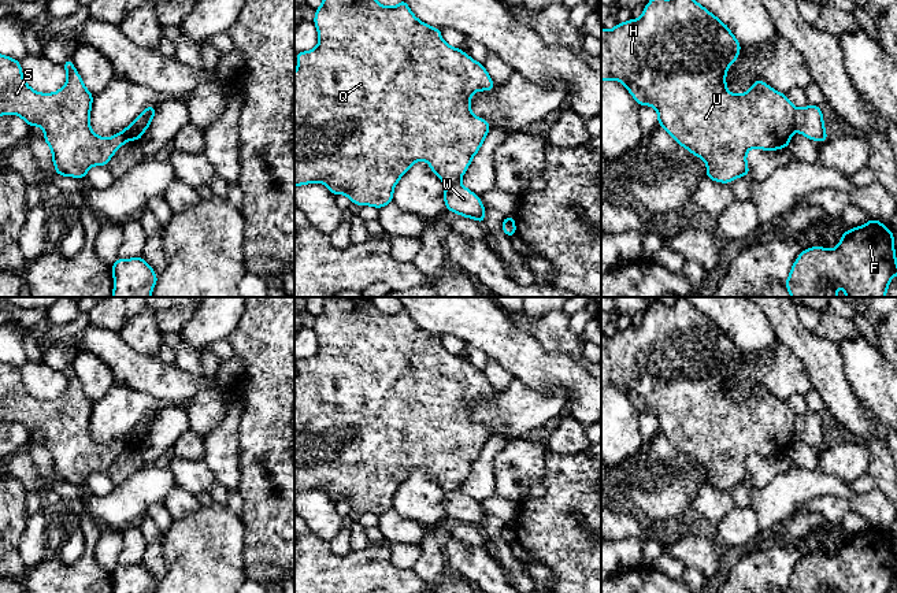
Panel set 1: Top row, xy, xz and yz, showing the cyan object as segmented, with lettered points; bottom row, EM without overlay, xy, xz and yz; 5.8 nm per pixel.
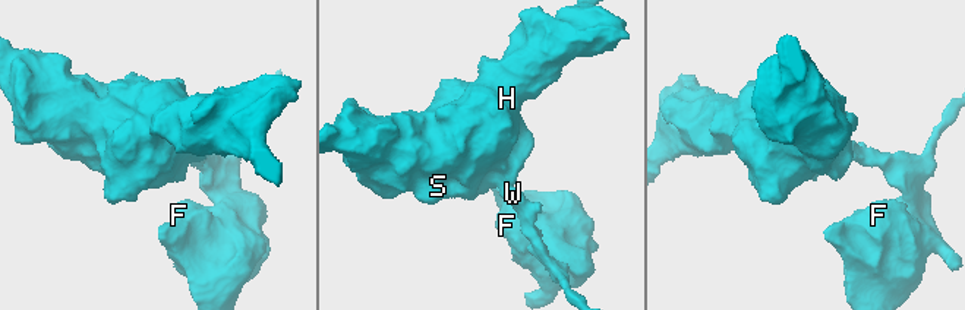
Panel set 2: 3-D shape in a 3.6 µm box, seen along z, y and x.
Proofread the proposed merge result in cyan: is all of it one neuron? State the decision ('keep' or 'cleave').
cleave

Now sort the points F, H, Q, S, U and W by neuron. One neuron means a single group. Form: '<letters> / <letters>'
F W / H Q S U

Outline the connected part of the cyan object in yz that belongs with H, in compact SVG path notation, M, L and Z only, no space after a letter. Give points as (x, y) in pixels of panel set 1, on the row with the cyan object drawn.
M650 0L640 19L630 19L624 23L616 23L612 30L601 29L601 82L607 79L616 79L622 82L638 105L652 105L657 111L659 126L664 127L668 134L683 148L692 152L694 156L701 157L707 163L707 178L716 182L729 184L738 177L749 177L749 167L746 164L746 152L750 148L759 148L763 151L776 151L787 148L794 129L794 112L796 108L786 97L785 93L779 93L764 81L756 79L752 88L742 93L734 94L727 90L726 73L733 62L740 56L741 44L718 16L712 15L707 8L700 5L696 0Z

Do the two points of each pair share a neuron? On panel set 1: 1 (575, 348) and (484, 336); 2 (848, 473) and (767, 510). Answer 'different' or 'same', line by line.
1: different
2: different

